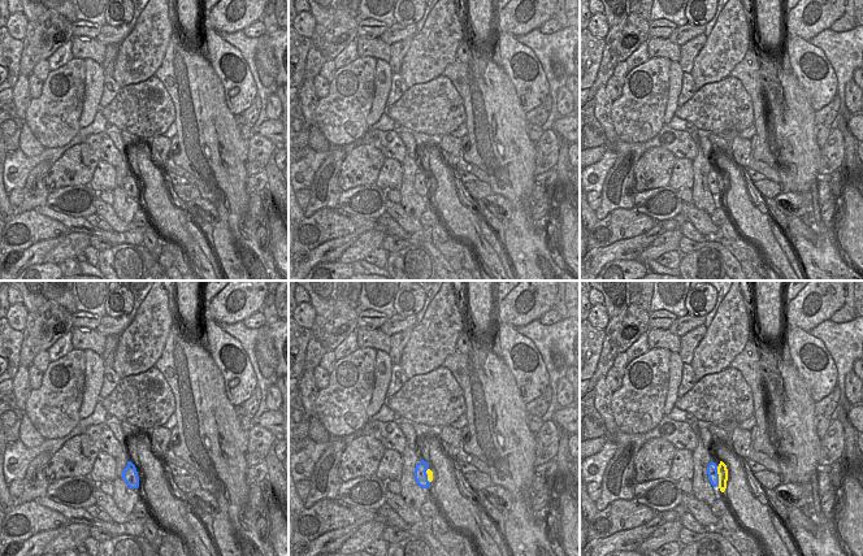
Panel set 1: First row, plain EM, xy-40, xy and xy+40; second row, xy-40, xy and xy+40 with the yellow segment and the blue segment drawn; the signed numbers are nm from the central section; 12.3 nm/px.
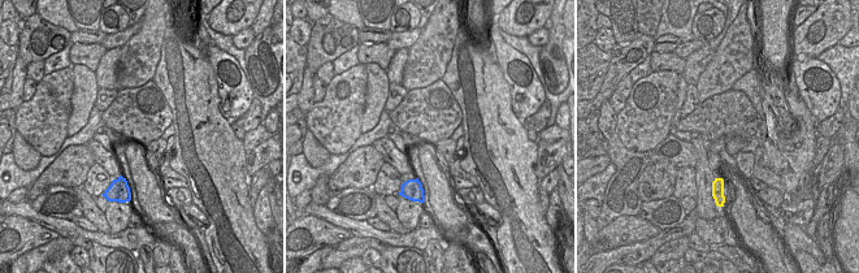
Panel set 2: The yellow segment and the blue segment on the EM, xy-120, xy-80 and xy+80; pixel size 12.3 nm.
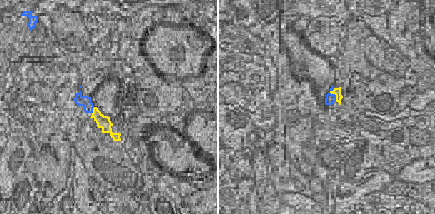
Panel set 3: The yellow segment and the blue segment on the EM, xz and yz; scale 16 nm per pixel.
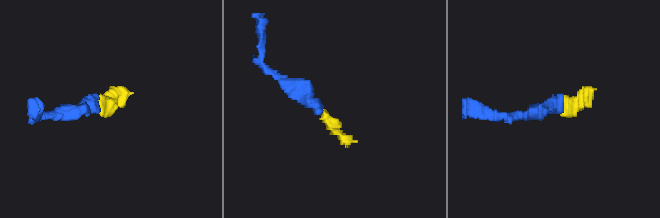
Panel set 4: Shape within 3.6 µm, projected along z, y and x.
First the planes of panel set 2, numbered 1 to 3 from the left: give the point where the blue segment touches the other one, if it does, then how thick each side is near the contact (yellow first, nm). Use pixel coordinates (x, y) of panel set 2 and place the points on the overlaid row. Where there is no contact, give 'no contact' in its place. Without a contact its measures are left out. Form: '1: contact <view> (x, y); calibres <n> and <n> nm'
1: no contact
2: no contact
3: no contact

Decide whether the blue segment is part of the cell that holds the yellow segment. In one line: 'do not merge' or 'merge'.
merge

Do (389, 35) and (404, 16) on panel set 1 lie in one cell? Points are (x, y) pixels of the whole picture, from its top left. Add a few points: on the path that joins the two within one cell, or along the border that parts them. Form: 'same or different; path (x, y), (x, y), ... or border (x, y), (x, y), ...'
different; border (397, 22), (402, 25), (415, 24)

